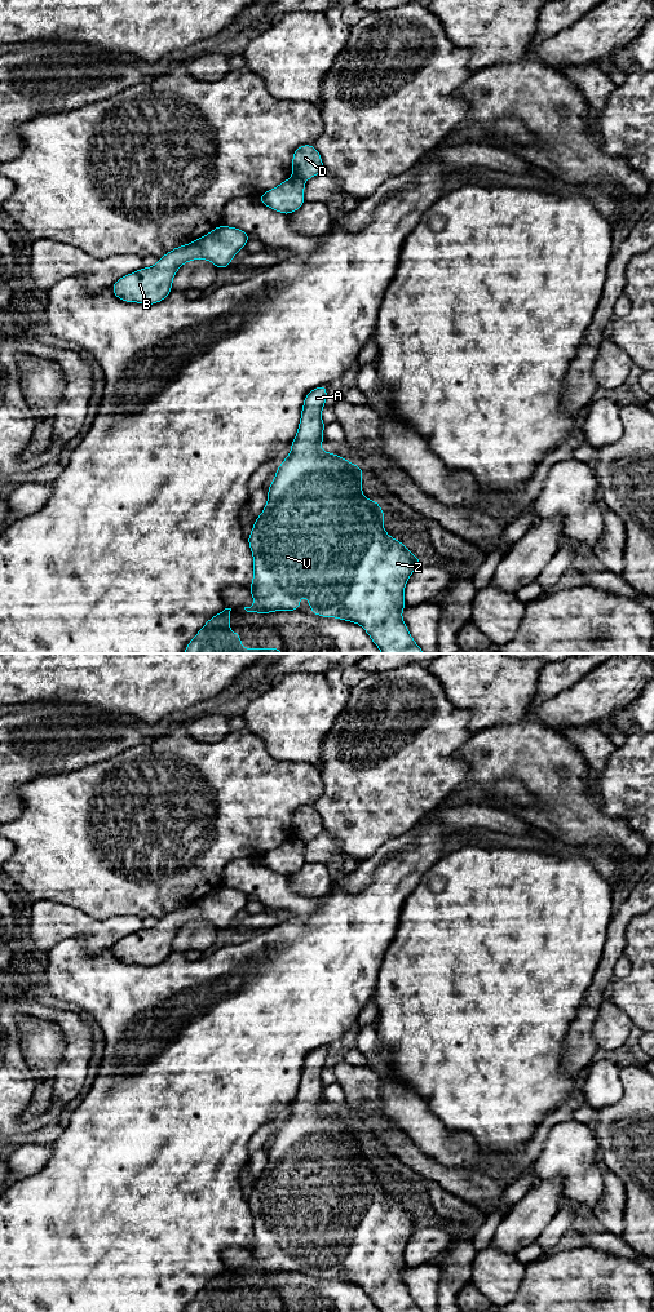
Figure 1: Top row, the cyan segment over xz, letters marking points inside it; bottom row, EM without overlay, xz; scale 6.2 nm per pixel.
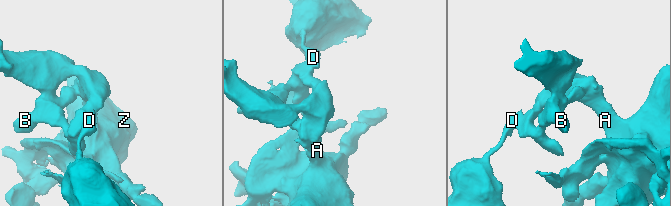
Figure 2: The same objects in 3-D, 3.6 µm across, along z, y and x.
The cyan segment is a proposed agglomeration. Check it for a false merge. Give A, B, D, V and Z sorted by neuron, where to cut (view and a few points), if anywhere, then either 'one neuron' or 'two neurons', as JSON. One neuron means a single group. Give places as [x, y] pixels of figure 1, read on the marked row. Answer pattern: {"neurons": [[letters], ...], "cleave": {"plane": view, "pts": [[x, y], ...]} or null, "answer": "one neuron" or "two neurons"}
{"neurons": [["A", "B", "V", "Z"], ["D"]], "cleave": {"plane": "xz", "pts": [[292, 174], [304, 182]]}, "answer": "two neurons"}

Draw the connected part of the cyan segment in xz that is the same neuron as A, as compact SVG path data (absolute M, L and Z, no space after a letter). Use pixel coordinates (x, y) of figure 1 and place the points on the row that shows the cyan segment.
M326 385L310 390L305 396L291 452L274 474L274 480L268 488L268 502L247 537L253 557L253 579L248 589L255 604L244 610L260 615L299 611L302 595L308 599L311 613L361 625L383 653L424 653L402 619L406 607L405 586L423 560L384 529L385 514L381 506L362 493L361 466L336 453L322 451L326 424L321 412L326 405L326 398Z

